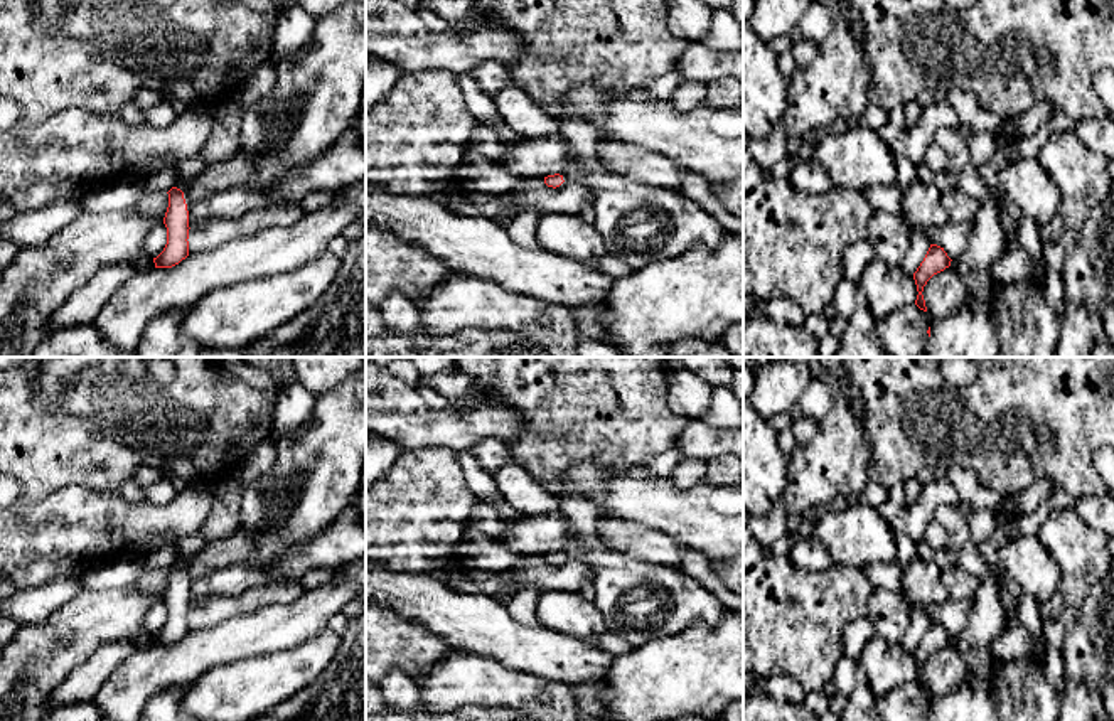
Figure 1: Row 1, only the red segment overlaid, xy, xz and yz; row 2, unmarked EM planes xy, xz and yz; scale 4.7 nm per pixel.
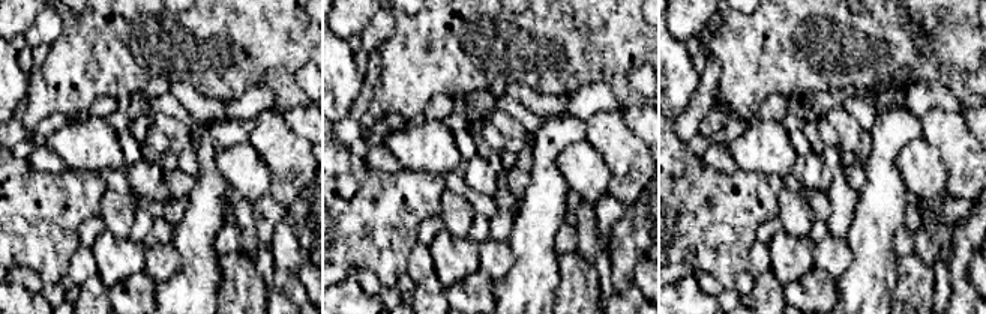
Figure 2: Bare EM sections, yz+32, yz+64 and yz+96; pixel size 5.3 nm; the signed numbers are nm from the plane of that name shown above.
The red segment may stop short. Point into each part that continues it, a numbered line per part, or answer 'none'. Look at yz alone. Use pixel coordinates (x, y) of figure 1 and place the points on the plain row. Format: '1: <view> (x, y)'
none

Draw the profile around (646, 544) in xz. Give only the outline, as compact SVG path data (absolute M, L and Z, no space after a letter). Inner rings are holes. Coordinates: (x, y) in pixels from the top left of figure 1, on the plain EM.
M597 521L595 537L607 547L627 553L632 559L659 564L662 568L679 568L686 544L657 529L644 527L640 522Z

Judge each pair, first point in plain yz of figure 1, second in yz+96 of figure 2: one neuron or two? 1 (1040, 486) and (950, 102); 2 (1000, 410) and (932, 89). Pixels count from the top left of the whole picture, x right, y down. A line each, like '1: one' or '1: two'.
1: one
2: two

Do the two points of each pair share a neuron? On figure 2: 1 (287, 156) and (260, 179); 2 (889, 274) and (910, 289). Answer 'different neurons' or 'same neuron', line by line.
1: different neurons
2: different neurons

